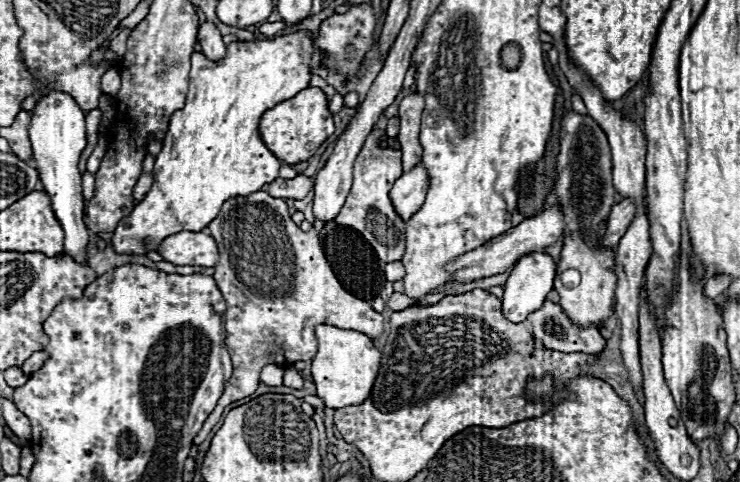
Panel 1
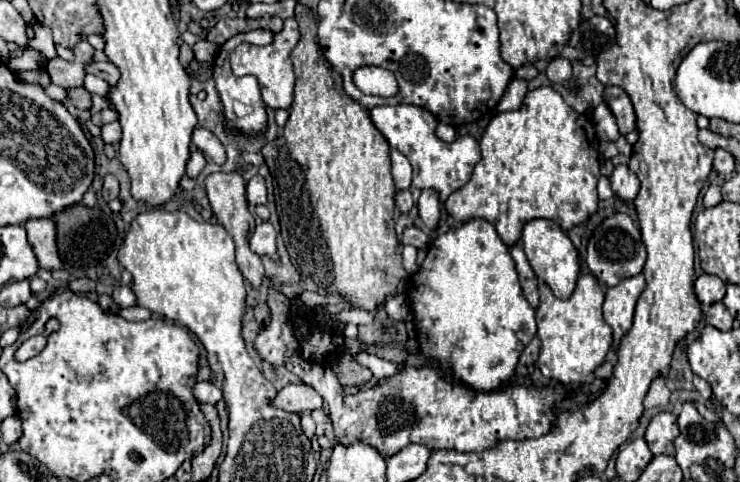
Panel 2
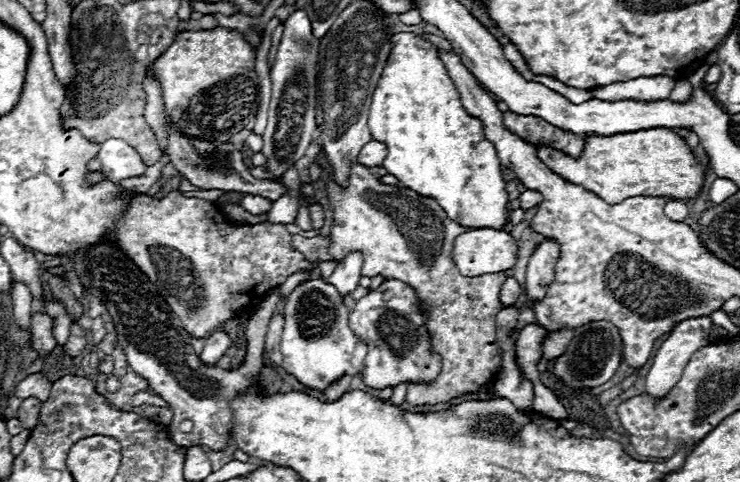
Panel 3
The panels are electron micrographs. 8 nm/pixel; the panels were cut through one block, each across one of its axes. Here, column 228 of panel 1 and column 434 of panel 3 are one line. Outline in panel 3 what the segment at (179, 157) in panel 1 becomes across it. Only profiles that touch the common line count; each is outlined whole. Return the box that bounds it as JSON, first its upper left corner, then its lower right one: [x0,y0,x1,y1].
[368,32,508,230]

